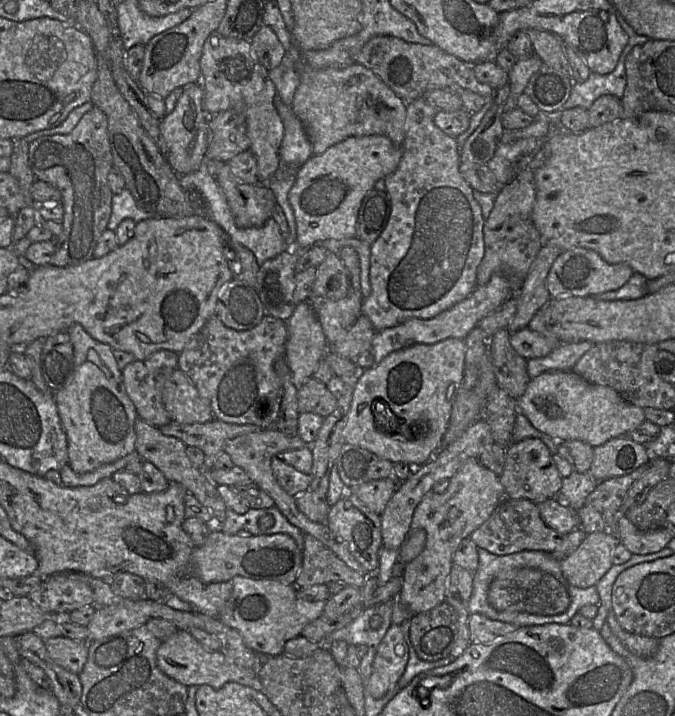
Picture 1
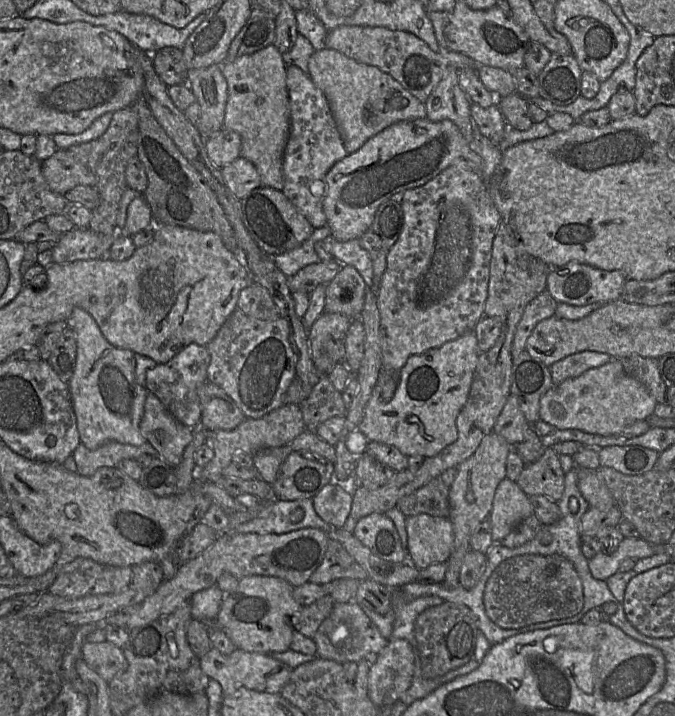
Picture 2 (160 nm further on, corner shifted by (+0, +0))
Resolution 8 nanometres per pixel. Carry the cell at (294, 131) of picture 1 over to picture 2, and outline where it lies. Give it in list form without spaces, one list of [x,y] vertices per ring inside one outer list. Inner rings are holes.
[[[286,65],[290,133],[283,155],[282,193],[316,228],[327,225],[323,211],[325,177],[332,166],[348,155],[324,93],[311,77],[295,65]]]

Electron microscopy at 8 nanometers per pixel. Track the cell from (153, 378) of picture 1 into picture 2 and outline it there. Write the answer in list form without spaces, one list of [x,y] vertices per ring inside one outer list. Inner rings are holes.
[[[190,344],[165,364],[158,364],[147,371],[144,387],[159,398],[170,414],[188,428],[200,426],[201,406],[197,388],[207,382],[210,354],[206,346]]]

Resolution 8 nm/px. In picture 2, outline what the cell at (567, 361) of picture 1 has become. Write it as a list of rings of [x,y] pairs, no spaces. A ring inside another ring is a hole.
[[[583,351],[565,357],[549,366],[554,386],[569,378],[575,378],[589,369],[601,367],[614,360],[607,353]]]

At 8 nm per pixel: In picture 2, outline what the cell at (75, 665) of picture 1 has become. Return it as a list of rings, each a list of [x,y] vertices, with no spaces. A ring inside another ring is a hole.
[[[107,641],[85,642],[81,648],[81,659],[107,682],[128,666],[122,648]]]

